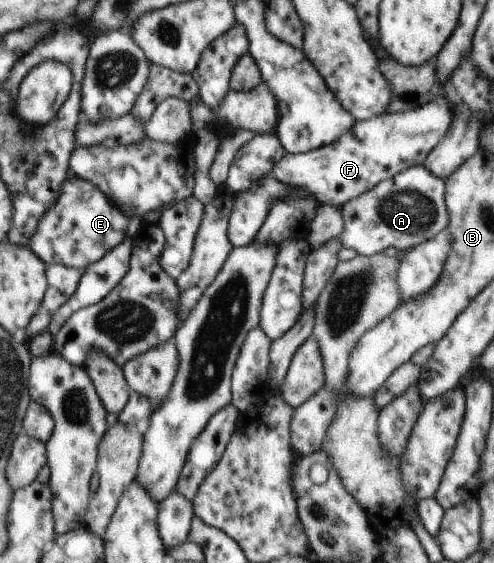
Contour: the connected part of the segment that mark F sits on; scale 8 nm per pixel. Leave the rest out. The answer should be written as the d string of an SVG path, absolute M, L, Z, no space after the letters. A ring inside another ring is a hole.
M439 95L423 107L393 115L377 115L369 121L359 121L351 131L329 147L301 154L285 155L276 163L271 175L284 184L311 192L321 204L340 208L345 202L373 189L381 181L392 178L407 168L423 165L433 147L449 131L454 119L452 107Z

